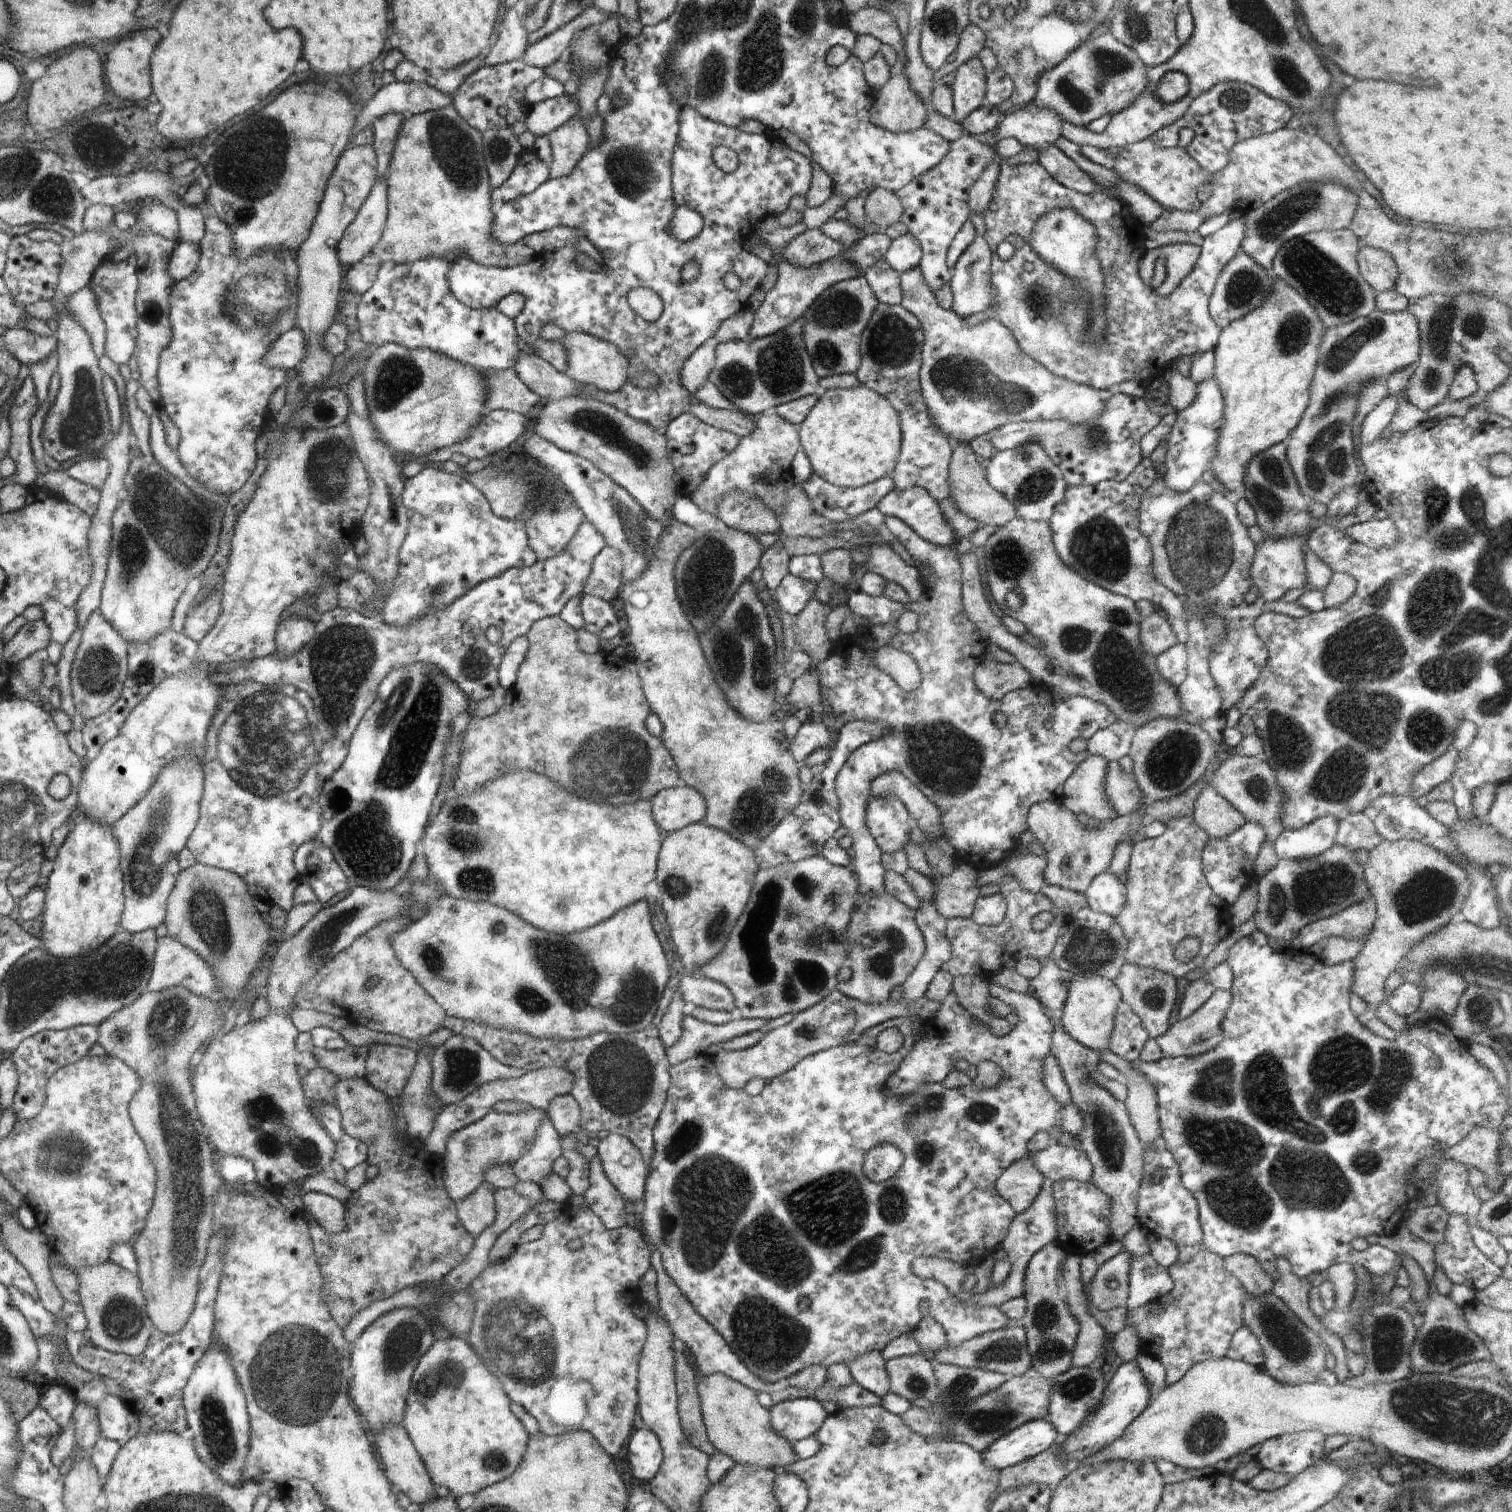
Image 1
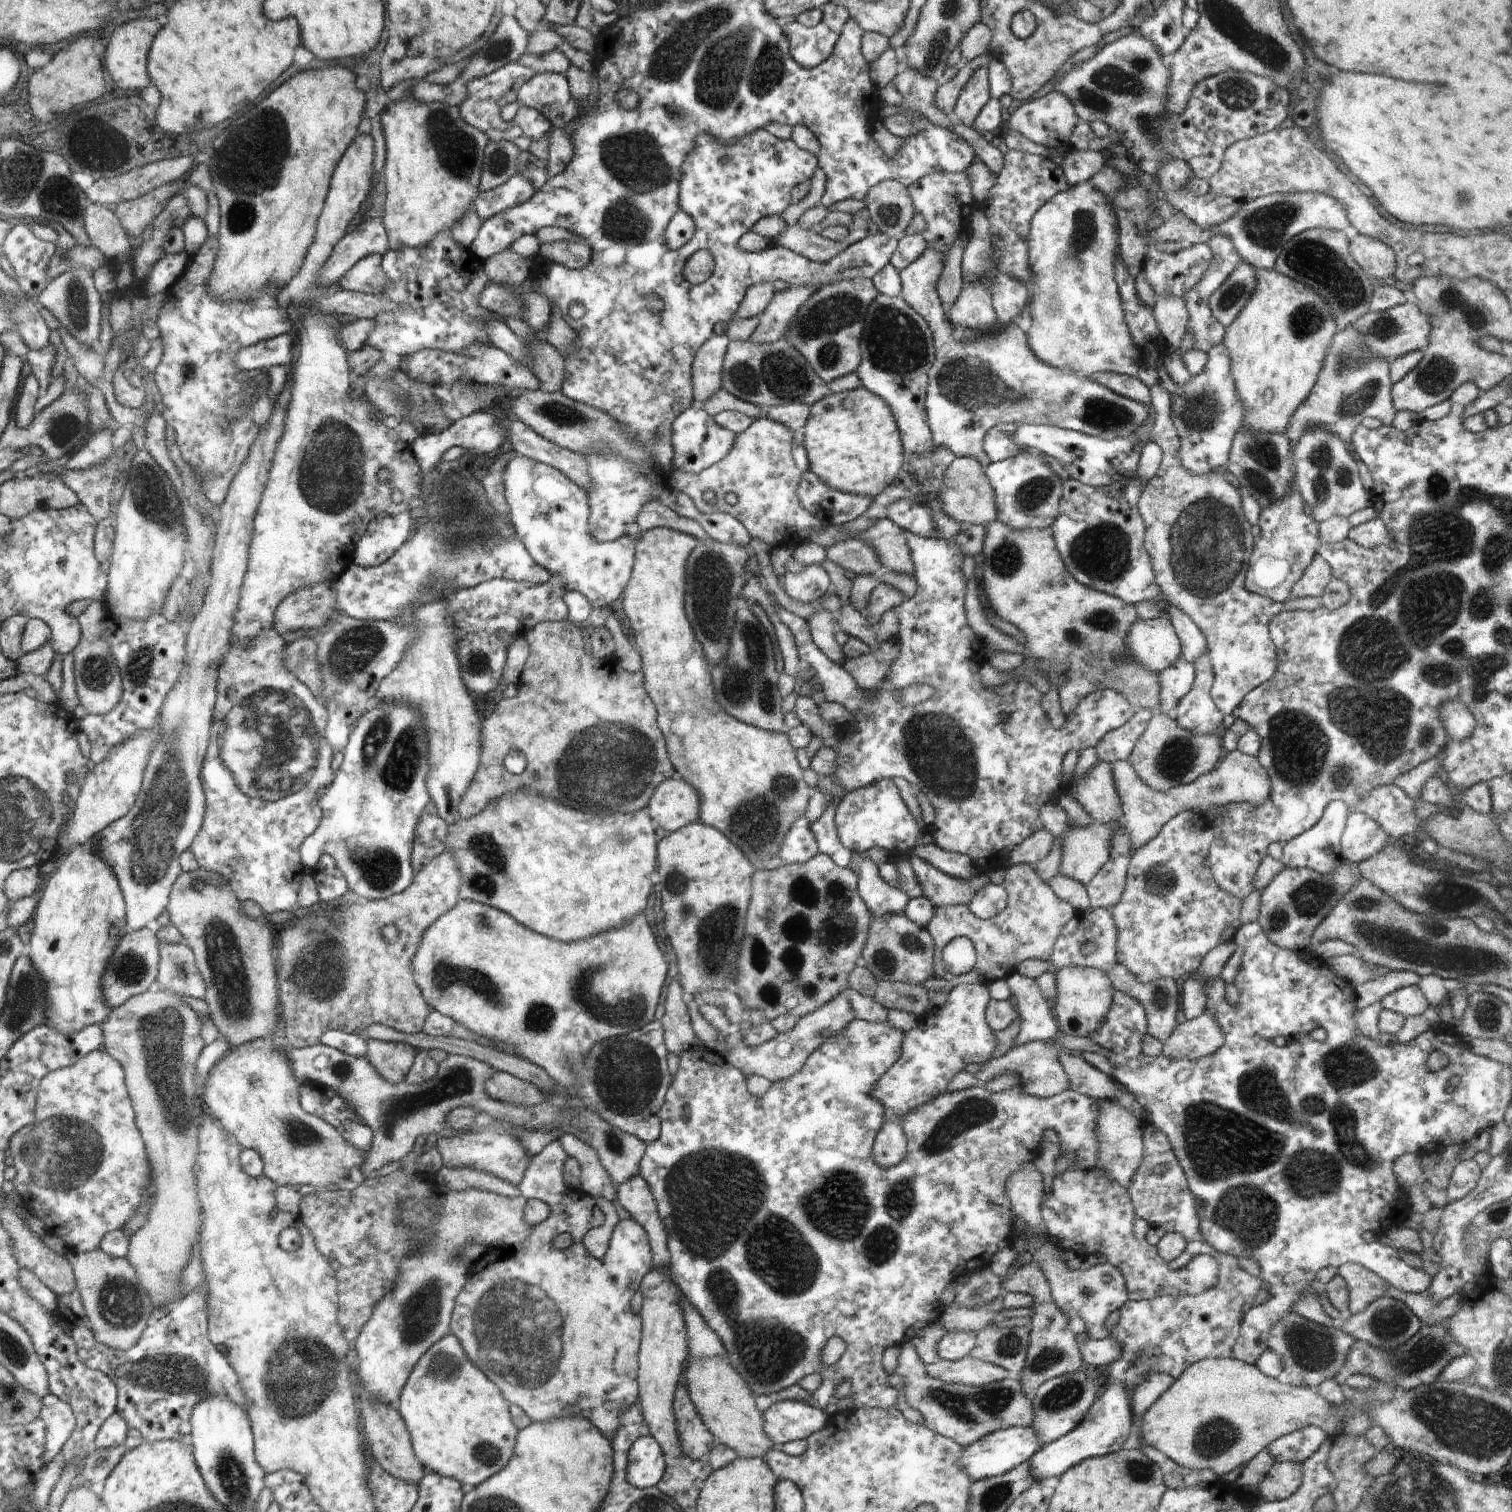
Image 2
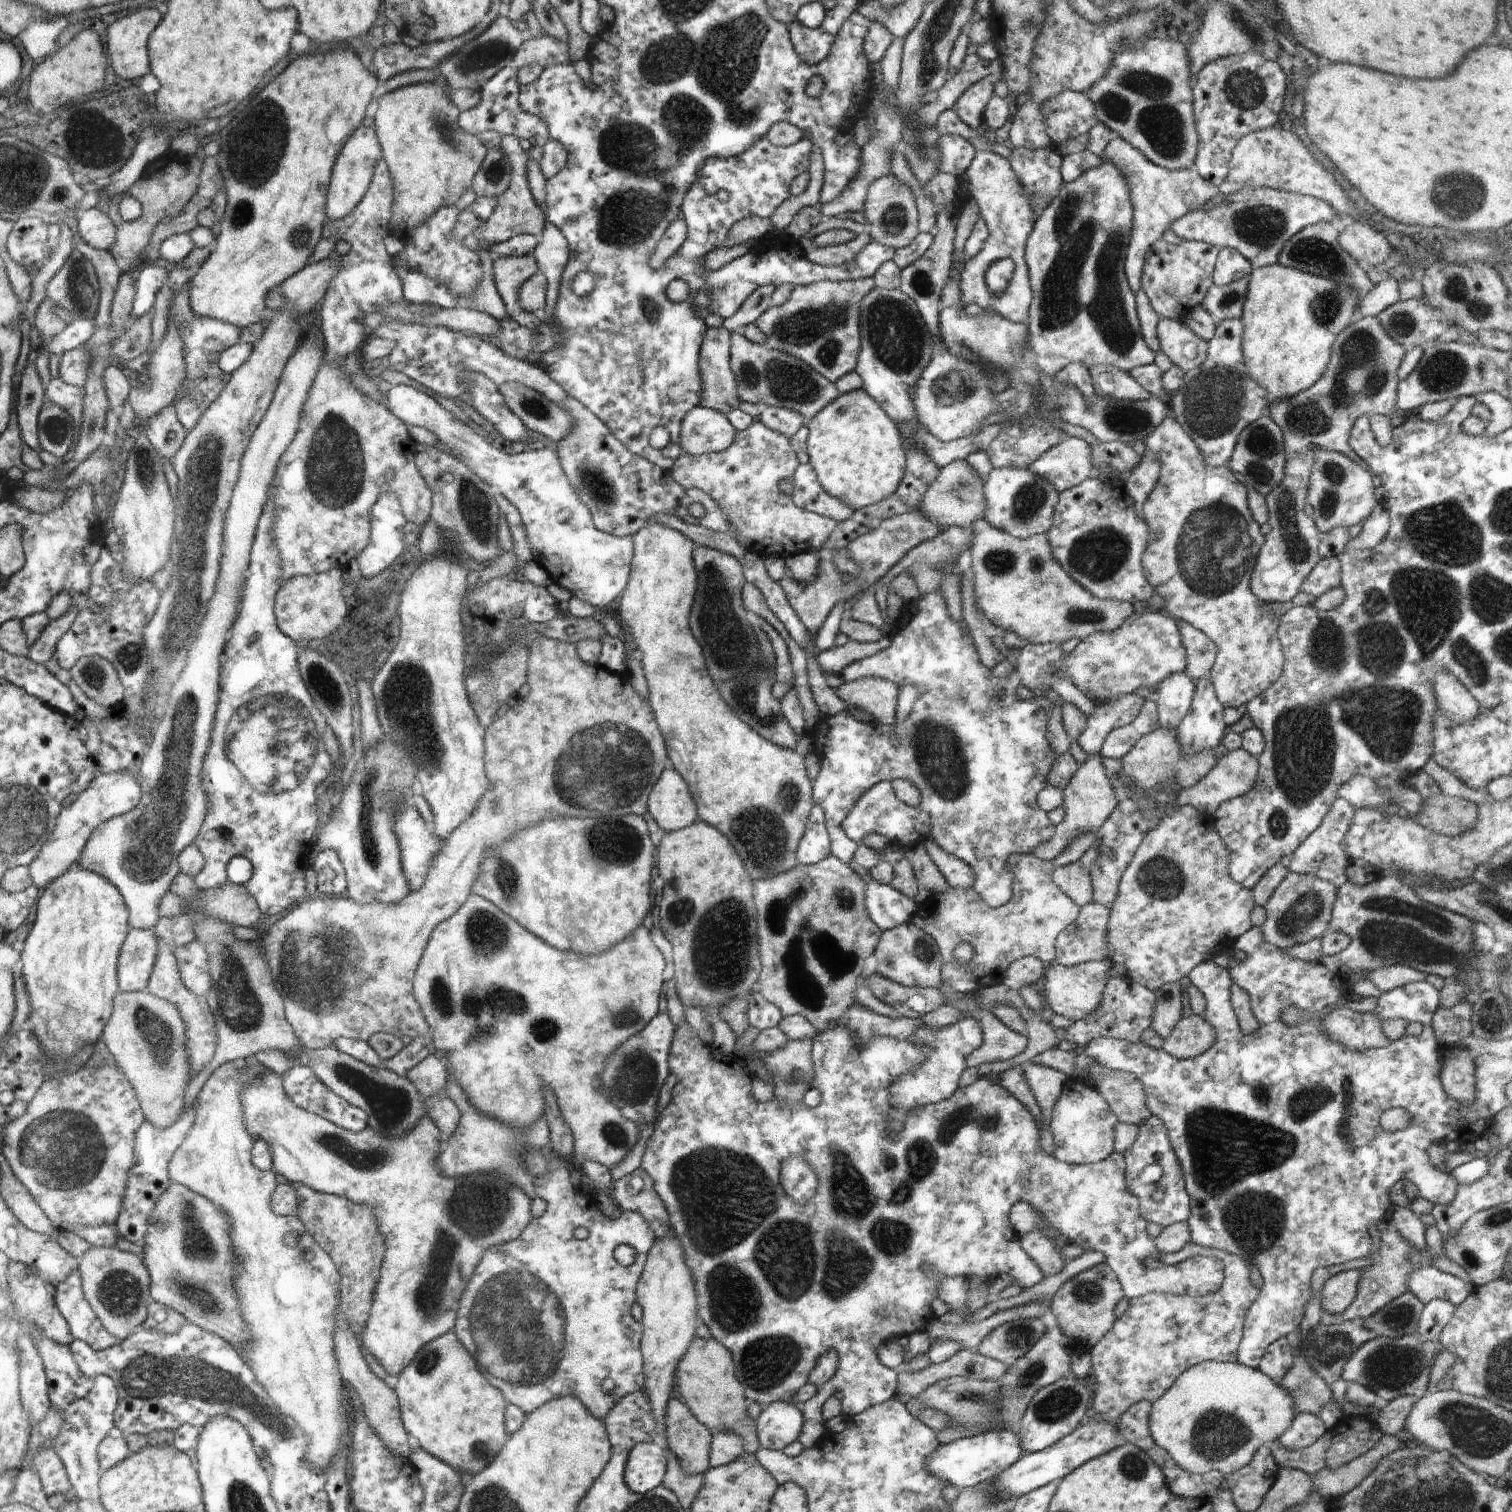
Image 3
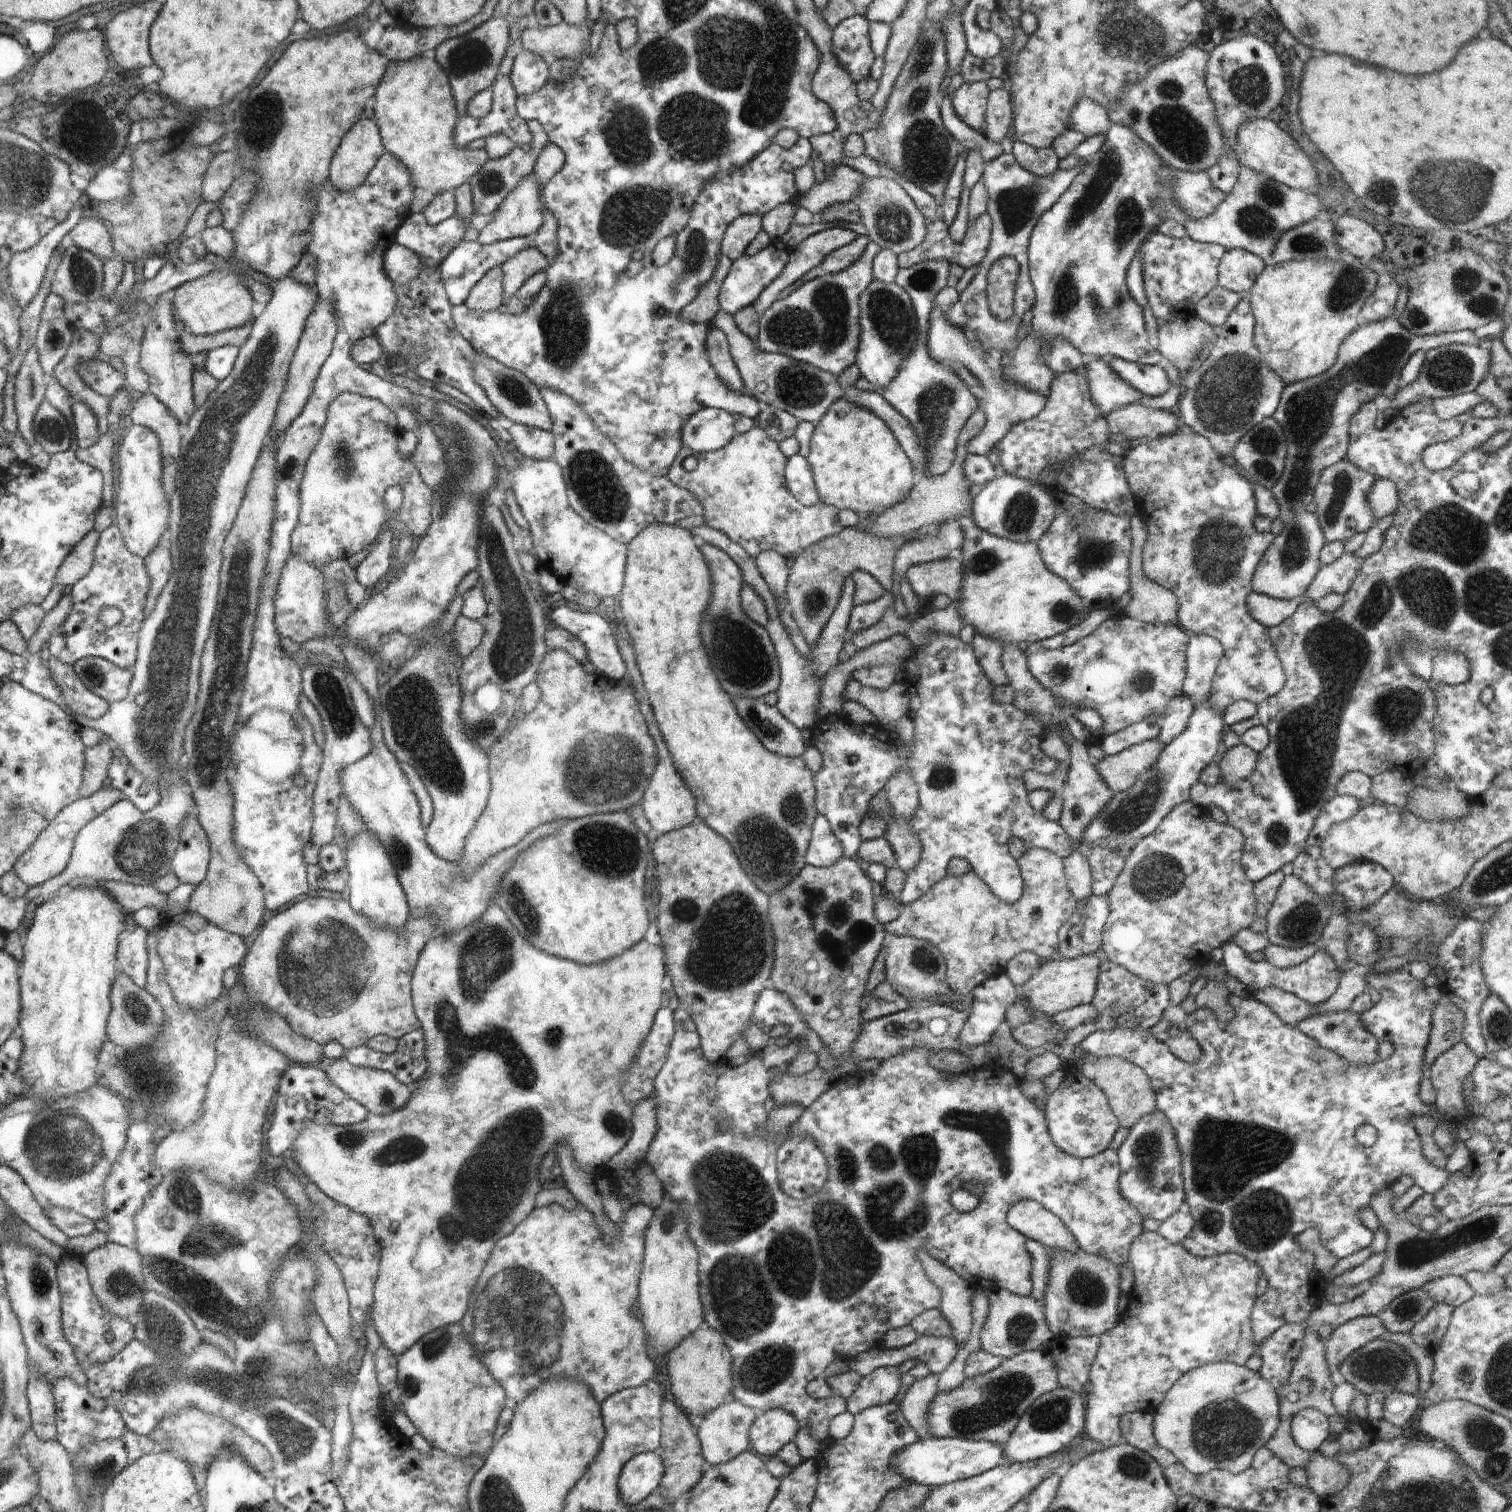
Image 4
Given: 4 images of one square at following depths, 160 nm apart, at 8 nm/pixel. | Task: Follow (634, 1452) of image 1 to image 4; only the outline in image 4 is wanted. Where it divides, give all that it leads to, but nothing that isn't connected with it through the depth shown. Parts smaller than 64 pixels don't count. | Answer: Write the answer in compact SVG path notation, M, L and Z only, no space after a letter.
M637 1453L620 1474L619 1490L626 1504L635 1505L659 1490L664 1464L654 1453Z

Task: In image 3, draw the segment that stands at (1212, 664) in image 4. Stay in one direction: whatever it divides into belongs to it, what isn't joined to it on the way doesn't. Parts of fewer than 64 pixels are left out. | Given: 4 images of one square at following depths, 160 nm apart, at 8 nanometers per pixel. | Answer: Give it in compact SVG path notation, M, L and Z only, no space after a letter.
M1179 622L1179 633L1181 636L1182 644L1185 648L1185 657L1187 660L1187 667L1185 673L1193 680L1194 684L1202 677L1208 677L1217 655L1217 646L1197 628L1191 624Z

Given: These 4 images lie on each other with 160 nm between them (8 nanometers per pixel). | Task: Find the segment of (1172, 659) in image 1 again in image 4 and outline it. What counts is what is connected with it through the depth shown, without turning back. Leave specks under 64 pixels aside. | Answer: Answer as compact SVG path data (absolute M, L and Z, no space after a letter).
M1184 694L1168 701L1165 713L1160 716L1160 732L1156 739L1167 745L1186 730L1189 716L1194 710L1191 700Z

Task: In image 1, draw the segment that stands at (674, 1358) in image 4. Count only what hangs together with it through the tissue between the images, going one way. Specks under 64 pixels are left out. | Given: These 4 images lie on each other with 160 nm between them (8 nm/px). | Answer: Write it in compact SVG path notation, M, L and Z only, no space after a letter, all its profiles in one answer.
M724 1373L703 1376L699 1396L708 1437L720 1452L733 1458L735 1463L783 1469L798 1459L793 1443L772 1428L769 1409L760 1404L757 1395L756 1391Z

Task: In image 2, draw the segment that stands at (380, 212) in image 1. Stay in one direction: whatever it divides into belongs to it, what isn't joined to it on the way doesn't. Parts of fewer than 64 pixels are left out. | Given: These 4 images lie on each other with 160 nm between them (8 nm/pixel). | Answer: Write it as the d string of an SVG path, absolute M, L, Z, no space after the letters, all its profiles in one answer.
M360 219L350 229L350 236L336 244L324 268L322 268L322 284L336 287L360 260L366 255L378 253L383 256L389 250L389 237L385 231L383 220Z

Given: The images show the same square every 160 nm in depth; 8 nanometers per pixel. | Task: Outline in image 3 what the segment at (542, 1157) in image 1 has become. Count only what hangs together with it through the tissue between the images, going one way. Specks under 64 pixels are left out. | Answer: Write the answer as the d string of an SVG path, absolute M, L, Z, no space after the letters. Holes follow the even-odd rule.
M548 1153L548 1164L547 1164L547 1174L542 1178L535 1178L535 1191L538 1197L543 1198L547 1204L547 1208L542 1214L541 1217L534 1218L533 1222L526 1226L525 1230L521 1232L521 1235L518 1236L517 1239L511 1240L510 1242L505 1242L501 1245L494 1245L494 1248L490 1247L490 1252L486 1252L486 1260L482 1260L482 1268L478 1268L478 1272L474 1272L474 1280L470 1279L470 1288L465 1288L464 1292L461 1294L460 1300L460 1310L457 1312L457 1322L456 1326L453 1328L454 1332L457 1333L457 1336L460 1338L460 1341L466 1348L470 1349L471 1353L474 1353L474 1356L480 1356L480 1362L482 1363L483 1371L485 1375L489 1379L489 1383L494 1385L497 1389L501 1389L501 1391L506 1395L506 1400L508 1404L518 1405L525 1413L529 1413L530 1411L536 1410L541 1404L548 1403L549 1400L558 1397L565 1397L568 1395L575 1395L578 1400L581 1400L581 1403L585 1405L587 1409L589 1409L590 1413L593 1413L595 1417L598 1417L600 1420L604 1420L606 1416L608 1416L610 1410L614 1408L614 1406L618 1403L618 1398L621 1399L630 1393L640 1391L644 1389L645 1386L645 1373L644 1373L644 1354L640 1354L640 1336L642 1336L642 1324L638 1324L638 1322L634 1322L634 1318L630 1316L630 1306L634 1304L634 1290L637 1290L636 1284L640 1284L640 1276L644 1274L644 1266L648 1260L649 1252L653 1248L654 1244L654 1231L650 1228L648 1221L643 1217L639 1212L630 1212L619 1210L615 1216L607 1217L605 1216L599 1209L596 1201L596 1195L586 1193L586 1190L575 1190L574 1184L572 1183L572 1179L570 1178L571 1164L568 1161L562 1160L561 1158L555 1157ZM621 1243L628 1244L628 1246L632 1246L634 1250L636 1250L636 1258L628 1267L620 1265L612 1253L614 1252L614 1248ZM564 1310L566 1310L566 1338L568 1338L568 1346L566 1346L566 1342L564 1342Z

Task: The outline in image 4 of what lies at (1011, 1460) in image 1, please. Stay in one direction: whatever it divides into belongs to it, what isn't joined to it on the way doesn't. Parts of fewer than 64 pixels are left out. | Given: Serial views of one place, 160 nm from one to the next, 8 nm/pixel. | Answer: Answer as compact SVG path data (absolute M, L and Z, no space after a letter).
M928 1437L920 1438L908 1447L901 1448L893 1458L893 1468L910 1483L937 1487L982 1474L1002 1462L1004 1460L1001 1444L958 1437Z

